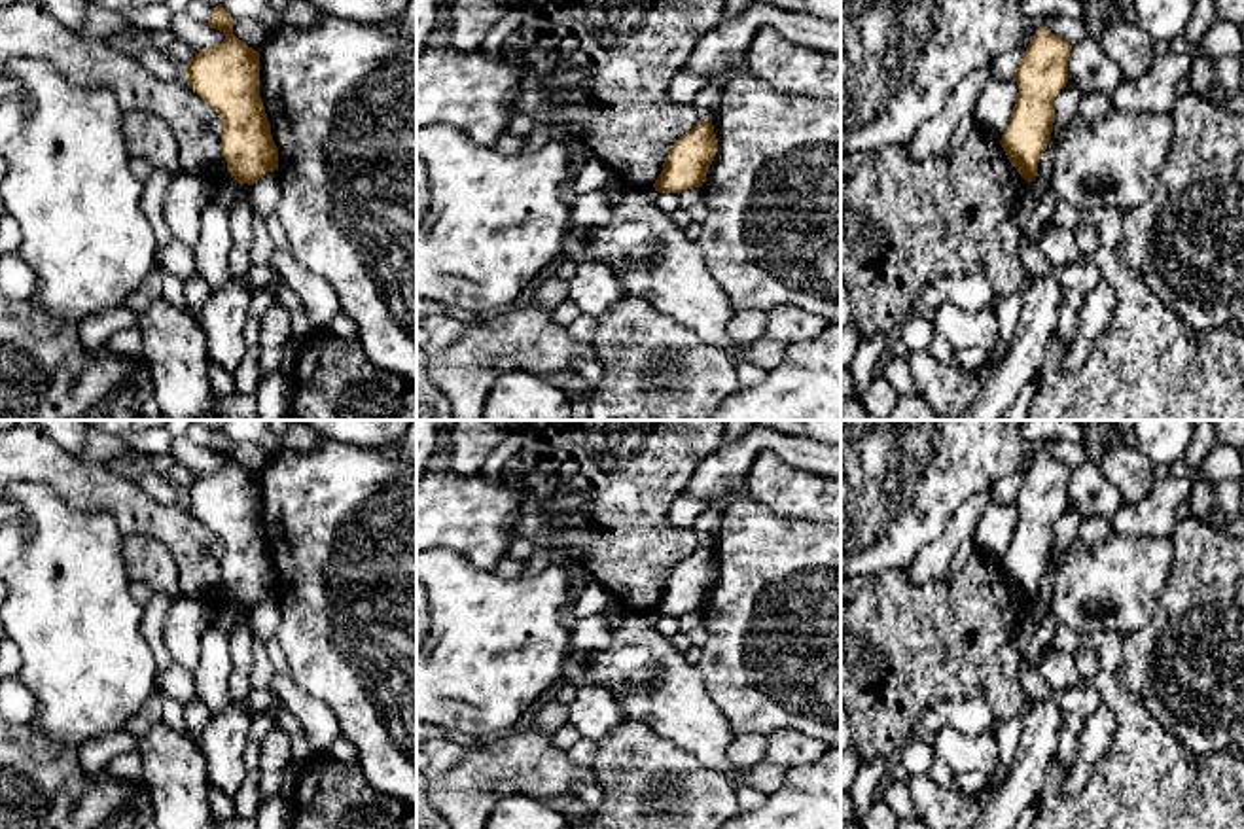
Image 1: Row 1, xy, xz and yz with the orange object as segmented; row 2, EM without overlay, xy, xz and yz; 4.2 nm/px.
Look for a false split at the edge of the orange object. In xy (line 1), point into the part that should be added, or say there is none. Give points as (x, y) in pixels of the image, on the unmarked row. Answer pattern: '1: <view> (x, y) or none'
1: none

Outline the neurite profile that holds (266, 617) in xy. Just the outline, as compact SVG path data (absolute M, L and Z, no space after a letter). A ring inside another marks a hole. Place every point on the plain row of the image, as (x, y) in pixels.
M278 594L265 596L250 613L254 640L267 645L276 636L280 615Z

